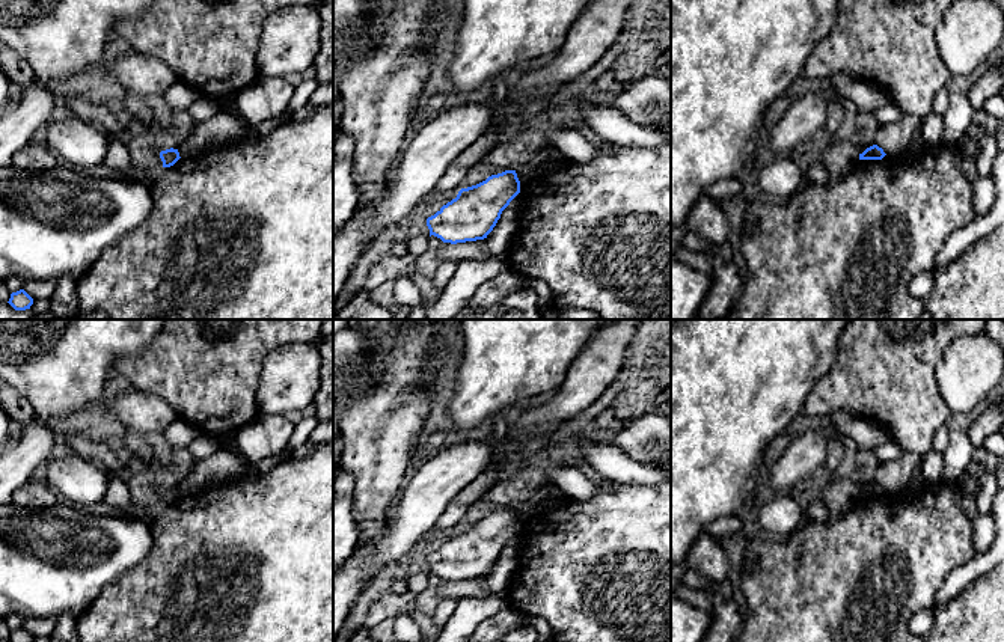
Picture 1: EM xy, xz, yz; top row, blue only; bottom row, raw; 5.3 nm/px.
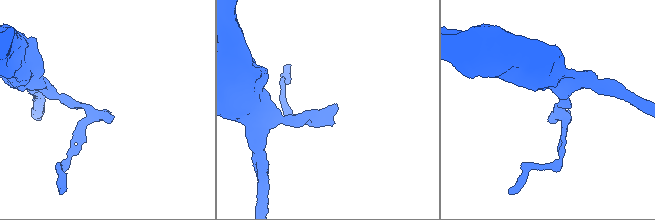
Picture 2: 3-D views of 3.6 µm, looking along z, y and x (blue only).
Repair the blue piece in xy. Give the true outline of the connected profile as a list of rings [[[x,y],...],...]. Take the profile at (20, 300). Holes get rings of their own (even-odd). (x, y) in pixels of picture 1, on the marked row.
[[[20,289],[11,294],[11,298],[8,303],[15,310],[26,310],[26,309],[30,309],[30,306],[33,304],[33,298],[24,289]]]

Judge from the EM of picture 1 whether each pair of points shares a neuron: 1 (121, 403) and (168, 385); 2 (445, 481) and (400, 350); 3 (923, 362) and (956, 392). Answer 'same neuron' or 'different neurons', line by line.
1: different neurons
2: different neurons
3: different neurons

